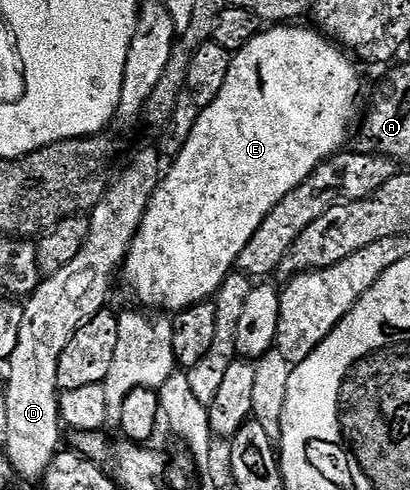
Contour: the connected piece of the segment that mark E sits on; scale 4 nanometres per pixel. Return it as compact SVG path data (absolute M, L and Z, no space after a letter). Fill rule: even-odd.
M303 25L268 26L260 30L253 41L249 41L249 45L232 54L229 73L225 76L225 85L221 85L221 93L217 93L217 101L200 110L197 125L193 125L193 133L189 133L189 141L185 141L185 149L181 149L179 156L168 166L171 168L168 171L166 168L165 174L160 178L159 188L149 201L139 232L135 234L135 240L127 250L127 257L121 268L122 278L123 275L127 278L132 293L144 303L140 303L144 308L158 309L163 313L178 313L195 303L208 302L223 284L225 277L232 274L233 268L238 264L241 249L249 245L261 221L265 221L271 210L282 199L289 197L289 193L293 193L293 189L305 182L323 162L332 159L348 146L347 134L350 131L352 134L353 124L356 122L355 106L359 103L359 71L355 68L356 60L340 44L328 39L314 26L299 26Z

